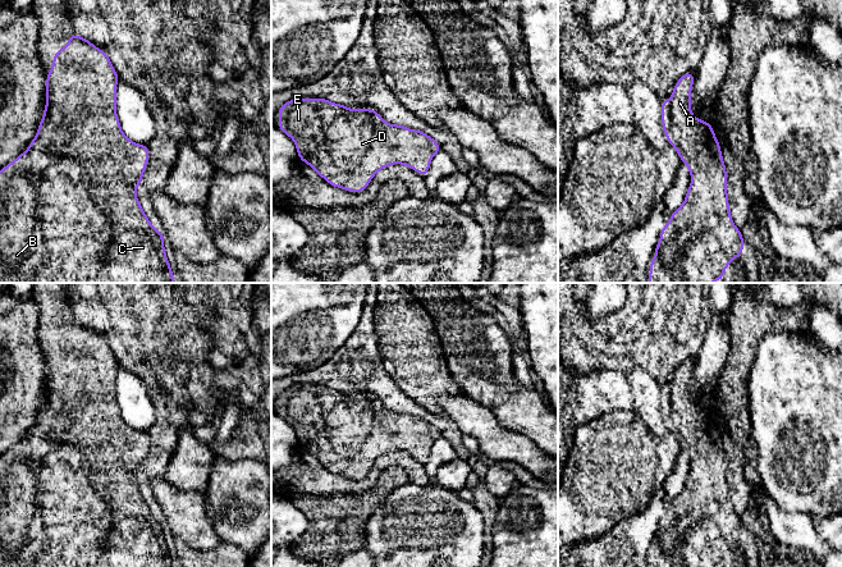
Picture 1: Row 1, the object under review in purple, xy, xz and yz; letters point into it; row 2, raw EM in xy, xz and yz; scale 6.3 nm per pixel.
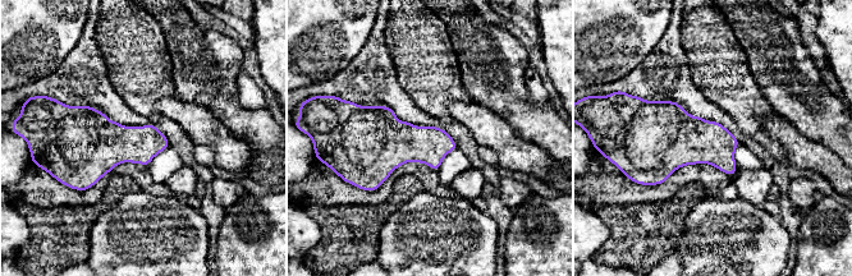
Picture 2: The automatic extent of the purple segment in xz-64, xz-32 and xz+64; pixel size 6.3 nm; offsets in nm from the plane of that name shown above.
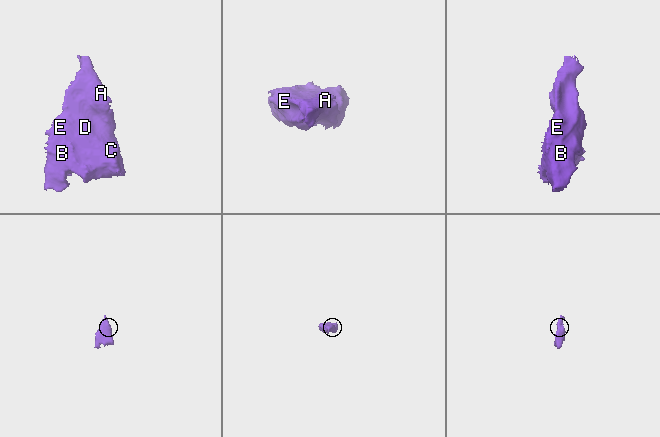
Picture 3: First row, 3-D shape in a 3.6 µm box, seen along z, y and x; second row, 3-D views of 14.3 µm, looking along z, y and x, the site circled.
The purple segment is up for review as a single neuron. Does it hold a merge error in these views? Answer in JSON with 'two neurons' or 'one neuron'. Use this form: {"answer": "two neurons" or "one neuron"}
{"answer": "one neuron"}

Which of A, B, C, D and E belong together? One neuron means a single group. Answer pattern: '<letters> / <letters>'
A B C D E

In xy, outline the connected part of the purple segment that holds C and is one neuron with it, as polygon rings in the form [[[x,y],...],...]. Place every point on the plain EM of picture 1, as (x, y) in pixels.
[[[75,320],[68,324],[65,335],[54,339],[51,358],[46,361],[46,392],[36,424],[28,435],[0,456],[0,567],[174,567],[166,544],[164,521],[151,512],[136,475],[141,472],[150,447],[147,431],[131,427],[122,417],[116,401],[116,371],[119,362],[105,337]]]

